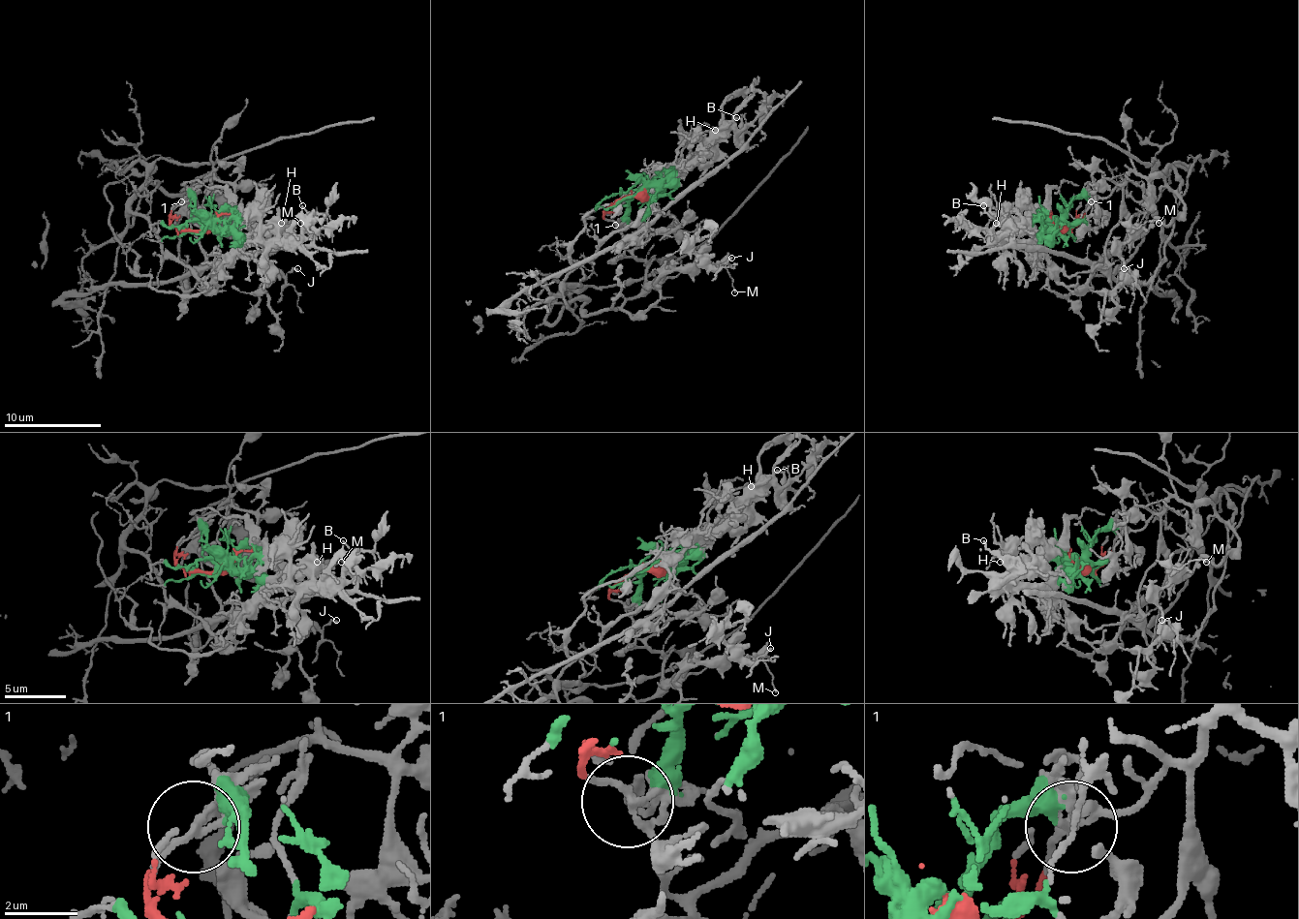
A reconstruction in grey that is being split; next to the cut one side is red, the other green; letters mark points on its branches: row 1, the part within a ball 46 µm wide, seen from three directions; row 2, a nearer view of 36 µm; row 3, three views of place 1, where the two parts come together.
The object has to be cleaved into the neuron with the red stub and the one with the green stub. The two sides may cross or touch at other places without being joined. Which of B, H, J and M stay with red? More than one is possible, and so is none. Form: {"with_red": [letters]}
{"with_red": ["J", "M"]}

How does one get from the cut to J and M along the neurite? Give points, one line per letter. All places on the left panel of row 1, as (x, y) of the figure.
J: (201, 228), (181, 230), (170, 216), (213, 172), (230, 228), (257, 237), (263, 264), (273, 271), (297, 269)
M: (201, 228), (181, 230), (170, 216), (213, 172), (218, 201), (242, 237), (300, 223)

